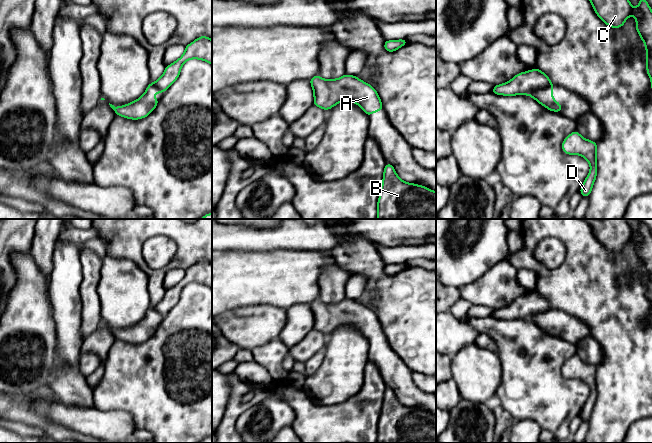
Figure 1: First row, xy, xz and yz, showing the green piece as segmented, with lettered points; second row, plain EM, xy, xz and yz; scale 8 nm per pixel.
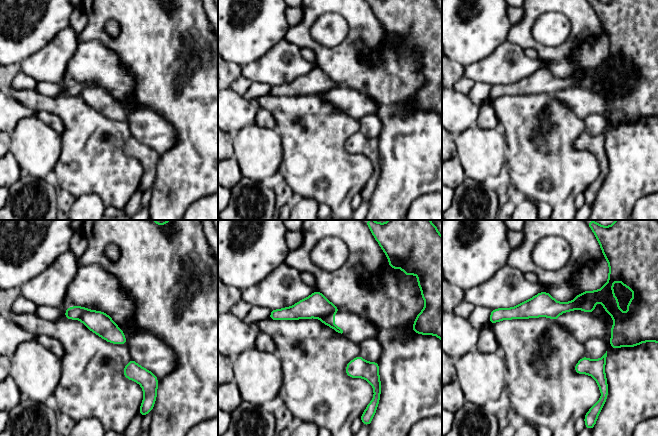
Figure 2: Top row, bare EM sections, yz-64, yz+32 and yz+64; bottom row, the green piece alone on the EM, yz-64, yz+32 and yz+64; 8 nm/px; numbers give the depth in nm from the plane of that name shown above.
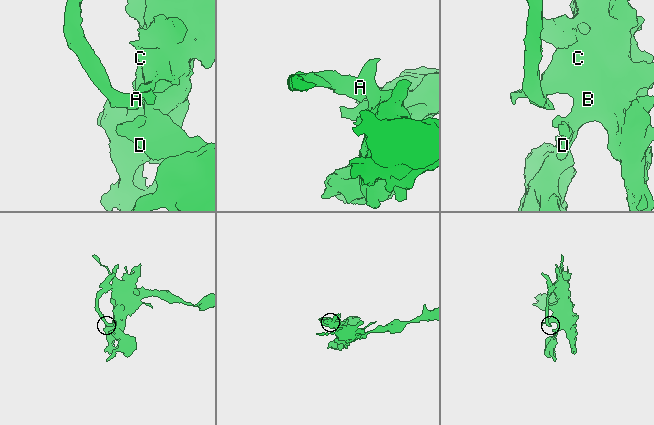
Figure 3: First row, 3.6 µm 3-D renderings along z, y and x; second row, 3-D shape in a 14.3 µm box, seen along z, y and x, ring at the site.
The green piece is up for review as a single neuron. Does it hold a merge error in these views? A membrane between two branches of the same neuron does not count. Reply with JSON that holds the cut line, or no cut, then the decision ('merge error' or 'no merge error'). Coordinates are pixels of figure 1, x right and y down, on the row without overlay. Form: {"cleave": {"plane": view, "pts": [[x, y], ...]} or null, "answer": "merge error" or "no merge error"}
{"cleave": null, "answer": "no merge error"}

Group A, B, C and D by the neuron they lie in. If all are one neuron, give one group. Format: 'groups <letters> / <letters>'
groups A B C D

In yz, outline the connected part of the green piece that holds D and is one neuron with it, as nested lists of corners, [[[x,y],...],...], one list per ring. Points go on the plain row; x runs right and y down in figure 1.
[[[575,354],[563,364],[562,374],[565,378],[580,379],[589,386],[590,396],[579,414],[583,421],[588,421],[597,400],[597,367],[583,362],[579,356]]]

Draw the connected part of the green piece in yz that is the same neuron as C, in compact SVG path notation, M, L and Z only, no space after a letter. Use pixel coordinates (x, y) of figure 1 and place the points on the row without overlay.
M592 219L590 221L587 221L587 223L592 228L593 233L595 237L598 239L598 241L609 251L621 252L624 249L626 243L630 239L633 239L636 242L637 246L635 248L635 251L637 257L641 260L641 264L644 266L644 269L646 271L646 290L647 290L646 296L651 303L651 314L652 314L652 234L648 226L644 222L640 221L639 230L637 232L633 232L626 219Z

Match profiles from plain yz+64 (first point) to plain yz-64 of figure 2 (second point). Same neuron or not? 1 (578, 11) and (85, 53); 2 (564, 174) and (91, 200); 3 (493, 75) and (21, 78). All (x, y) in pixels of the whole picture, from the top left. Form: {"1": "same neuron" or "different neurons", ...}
{"1": "different neurons", "2": "different neurons", "3": "different neurons"}

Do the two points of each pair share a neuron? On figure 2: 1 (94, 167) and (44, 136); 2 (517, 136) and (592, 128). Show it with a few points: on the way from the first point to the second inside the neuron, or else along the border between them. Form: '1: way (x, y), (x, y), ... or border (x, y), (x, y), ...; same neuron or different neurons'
1: border (61, 134), (61, 154), (54, 169); different neurons
2: border (583, 120), (585, 131); different neurons

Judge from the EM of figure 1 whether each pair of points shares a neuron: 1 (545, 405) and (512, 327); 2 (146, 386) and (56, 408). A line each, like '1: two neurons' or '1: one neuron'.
1: one neuron
2: two neurons

